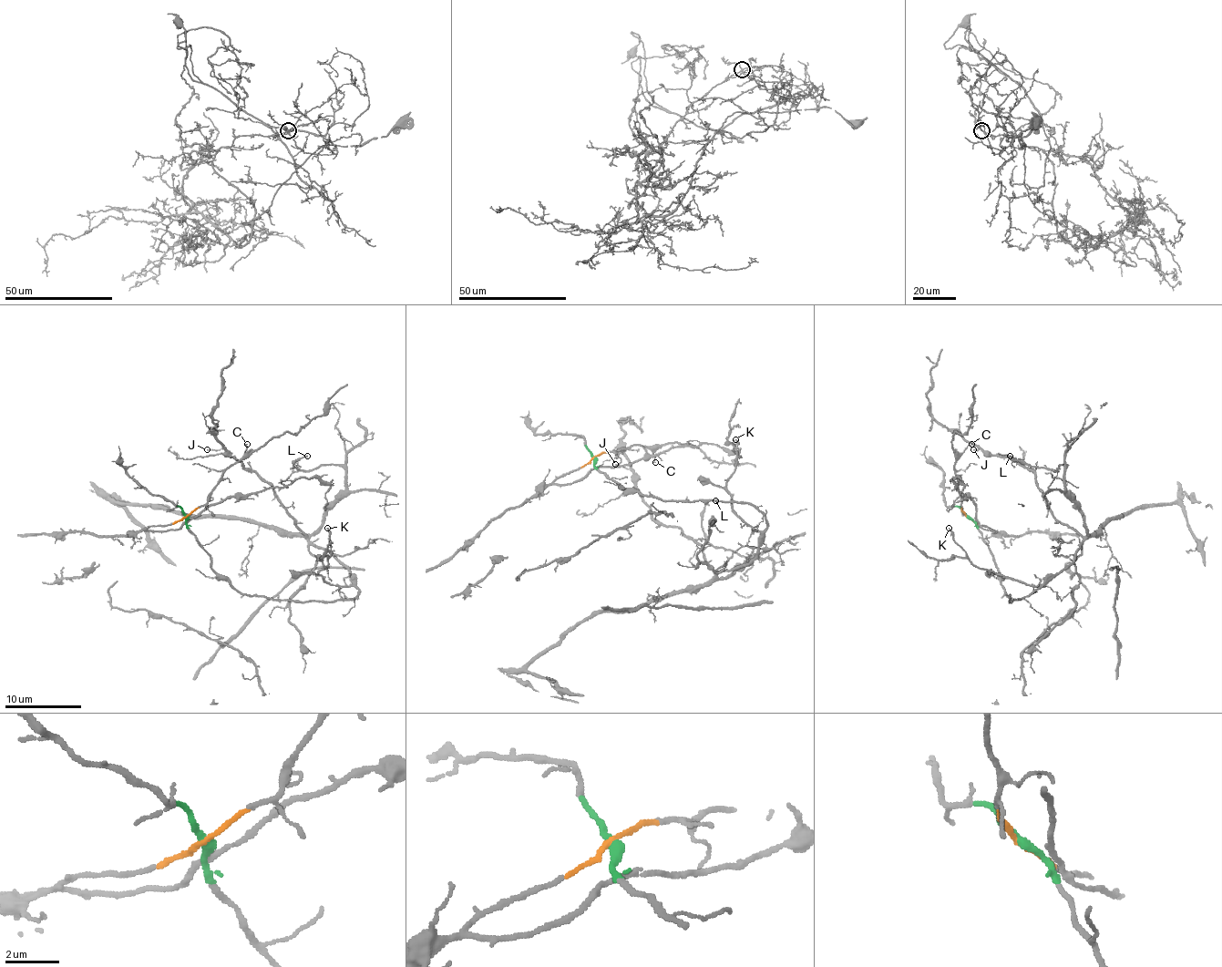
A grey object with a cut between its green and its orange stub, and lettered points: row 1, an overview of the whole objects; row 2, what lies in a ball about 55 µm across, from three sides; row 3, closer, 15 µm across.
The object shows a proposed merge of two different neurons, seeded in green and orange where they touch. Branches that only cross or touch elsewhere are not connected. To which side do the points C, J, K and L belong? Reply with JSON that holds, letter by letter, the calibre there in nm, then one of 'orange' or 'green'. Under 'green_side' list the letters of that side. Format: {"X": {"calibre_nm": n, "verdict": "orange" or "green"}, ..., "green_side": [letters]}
{"C": {"calibre_nm": 110, "verdict": "orange"}, "J": {"calibre_nm": 100, "verdict": "green"}, "K": {"calibre_nm": 150, "verdict": "green"}, "L": {"calibre_nm": 120, "verdict": "green"}, "green_side": ["J", "K", "L"]}

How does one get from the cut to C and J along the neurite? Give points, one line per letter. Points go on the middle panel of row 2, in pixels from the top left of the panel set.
C: (593, 457), (629, 446), (646, 446), (656, 463)
J: (593, 457), (623, 489), (751, 502), (758, 552), (716, 573), (616, 465)

